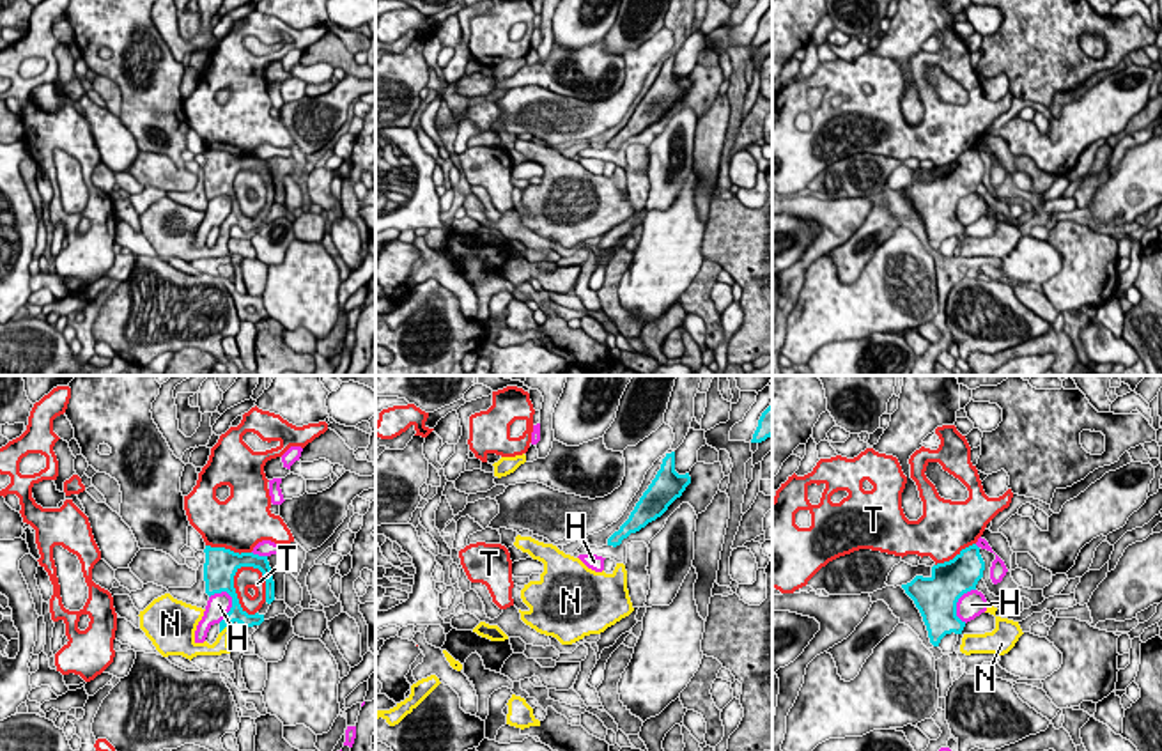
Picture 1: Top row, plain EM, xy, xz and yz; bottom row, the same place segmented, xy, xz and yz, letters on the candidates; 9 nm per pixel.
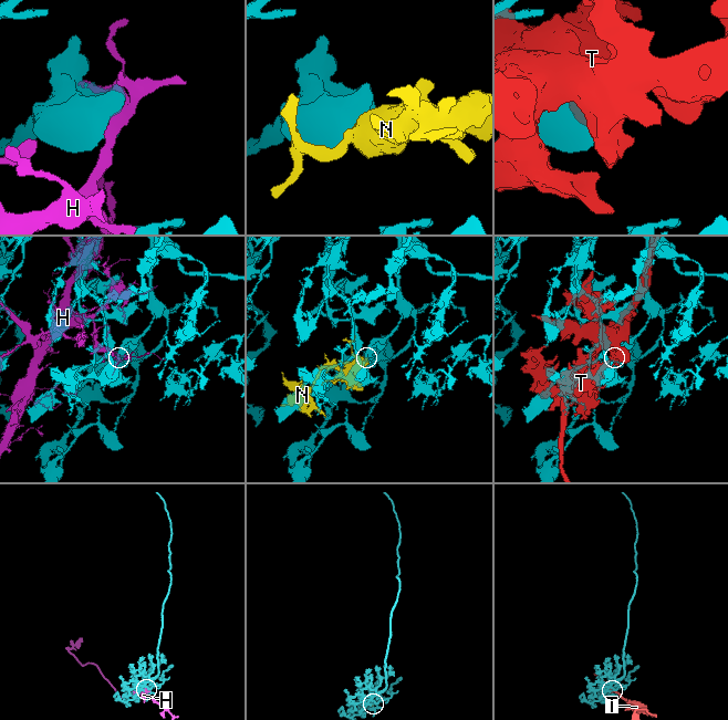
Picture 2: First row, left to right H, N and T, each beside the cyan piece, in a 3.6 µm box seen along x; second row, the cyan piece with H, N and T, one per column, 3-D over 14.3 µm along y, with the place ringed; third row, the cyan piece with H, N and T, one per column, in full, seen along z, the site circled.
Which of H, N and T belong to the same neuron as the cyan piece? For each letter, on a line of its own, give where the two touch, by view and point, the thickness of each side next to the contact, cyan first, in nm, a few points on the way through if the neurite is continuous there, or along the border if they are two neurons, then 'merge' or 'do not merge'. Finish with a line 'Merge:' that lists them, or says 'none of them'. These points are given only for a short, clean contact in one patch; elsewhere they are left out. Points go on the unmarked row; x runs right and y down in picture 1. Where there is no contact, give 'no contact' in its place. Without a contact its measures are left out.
H: meets cyan in xy at (232, 209); 190 nm thick on the cyan side, 220 nm on the other; do not merge
N: meets cyan in xy at (224, 231); 140 nm thick on the cyan side, 140 nm on the other; runs through xy (236, 216), (224, 231), (220, 248); merge
T: meets cyan in xy at (234, 195); 280 nm thick on the cyan side, 200 nm on the other; do not merge
Merge: N

